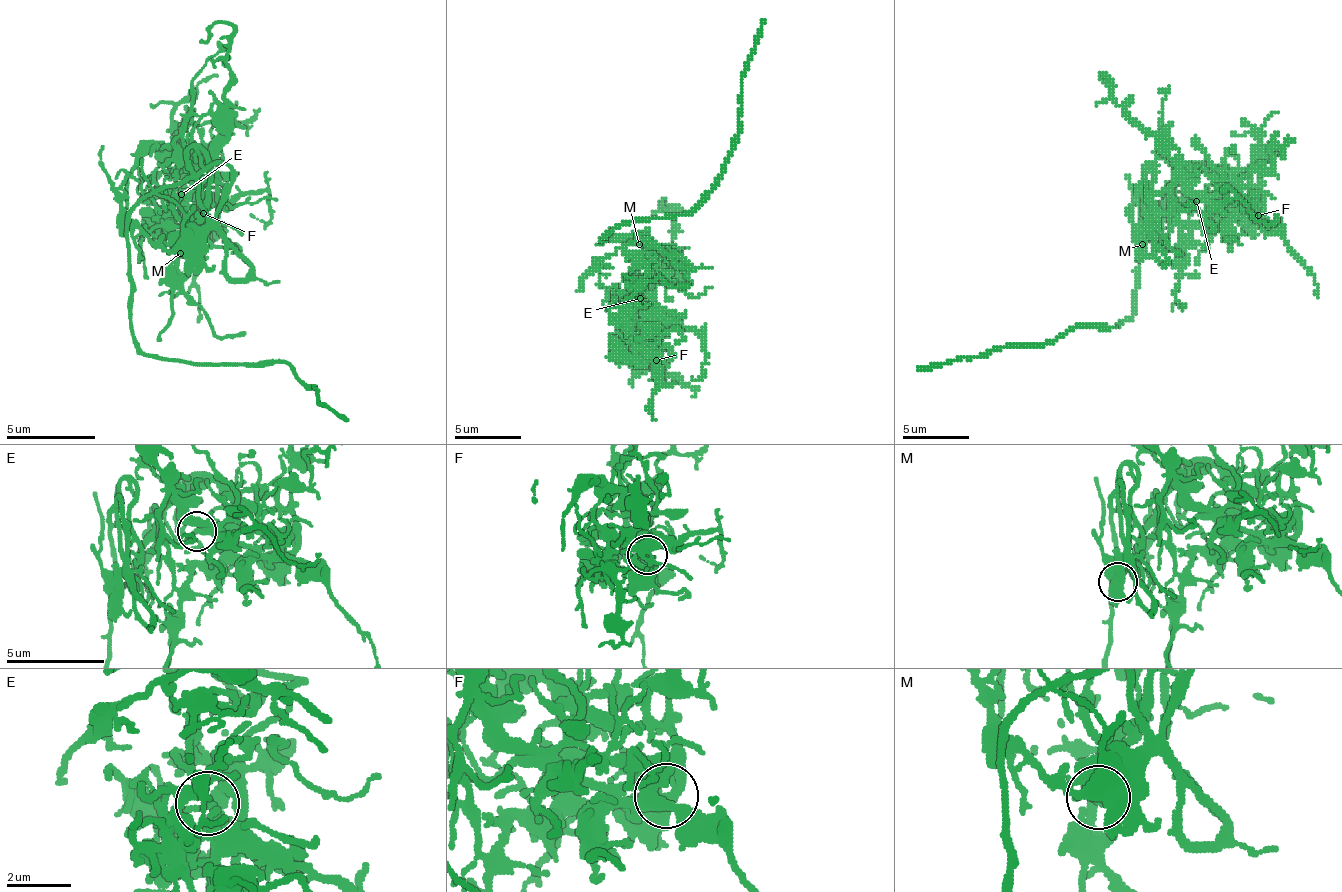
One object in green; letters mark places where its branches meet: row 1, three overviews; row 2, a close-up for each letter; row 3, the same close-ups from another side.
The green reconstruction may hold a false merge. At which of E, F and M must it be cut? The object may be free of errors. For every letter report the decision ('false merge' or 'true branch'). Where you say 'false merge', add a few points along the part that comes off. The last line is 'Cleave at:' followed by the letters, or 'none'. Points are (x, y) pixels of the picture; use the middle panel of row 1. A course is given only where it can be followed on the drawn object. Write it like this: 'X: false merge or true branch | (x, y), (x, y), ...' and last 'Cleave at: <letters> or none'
E: true branch
F: true branch
M: true branch
Cleave at: none

